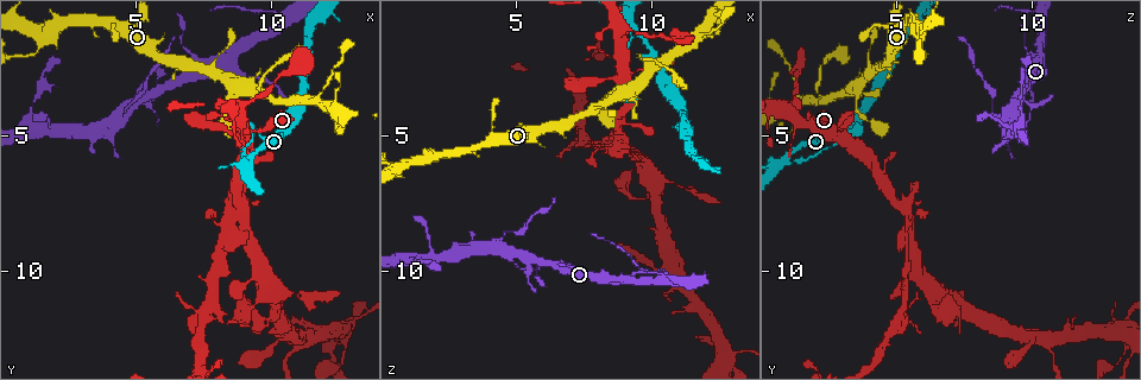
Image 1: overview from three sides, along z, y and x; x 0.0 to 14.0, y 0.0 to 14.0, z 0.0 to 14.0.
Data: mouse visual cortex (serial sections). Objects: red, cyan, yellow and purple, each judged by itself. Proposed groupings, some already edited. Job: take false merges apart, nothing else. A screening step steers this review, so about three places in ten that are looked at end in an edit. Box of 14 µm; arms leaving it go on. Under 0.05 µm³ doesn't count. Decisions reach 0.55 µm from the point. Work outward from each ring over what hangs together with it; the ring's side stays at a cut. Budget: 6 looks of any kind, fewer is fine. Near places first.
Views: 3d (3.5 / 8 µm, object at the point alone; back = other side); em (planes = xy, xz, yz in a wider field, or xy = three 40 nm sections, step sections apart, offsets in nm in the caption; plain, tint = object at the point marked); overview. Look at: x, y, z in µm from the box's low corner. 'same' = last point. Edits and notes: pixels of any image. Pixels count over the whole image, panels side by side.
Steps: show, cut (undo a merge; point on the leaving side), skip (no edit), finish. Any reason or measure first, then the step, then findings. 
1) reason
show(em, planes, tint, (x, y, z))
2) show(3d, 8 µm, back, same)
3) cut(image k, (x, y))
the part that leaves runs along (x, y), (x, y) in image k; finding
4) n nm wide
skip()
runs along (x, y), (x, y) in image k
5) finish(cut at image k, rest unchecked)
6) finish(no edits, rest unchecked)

looks like a crossing
show(3d, 3.5 µm, (8.8, 7.6, 5.3))

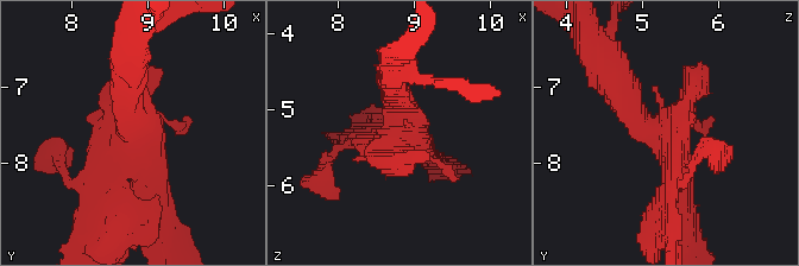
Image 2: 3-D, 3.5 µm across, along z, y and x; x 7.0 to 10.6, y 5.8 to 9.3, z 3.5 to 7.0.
show(em, xy, step 3, tint, (8.85, 7.70, 5.30))

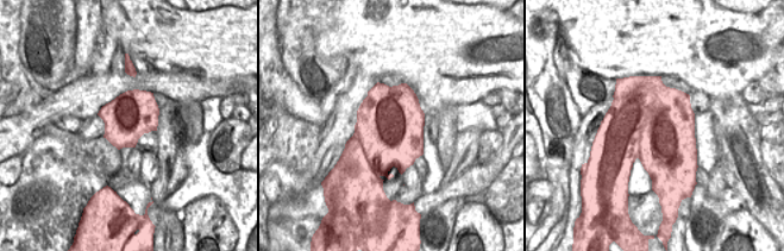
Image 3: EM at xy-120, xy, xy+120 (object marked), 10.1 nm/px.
skip()
runs along (614, 86), (666, 140), (686, 214) in image 2; one cell here

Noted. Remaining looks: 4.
three arms meet
show(3d, 3.5 µm, back, (4.4, 4.3, 8.9))

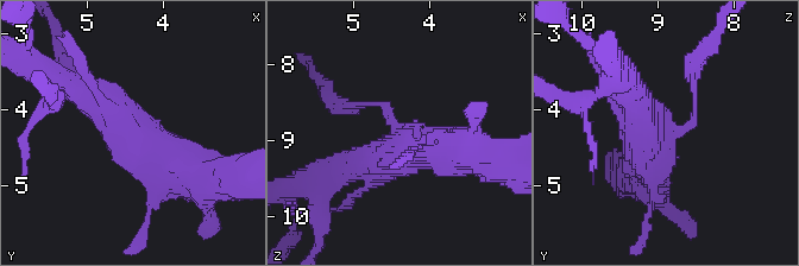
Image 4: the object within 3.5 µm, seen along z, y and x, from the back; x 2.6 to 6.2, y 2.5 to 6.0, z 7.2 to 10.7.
show(em, xy, step 5, tint, (4.40, 4.25, 8.90))

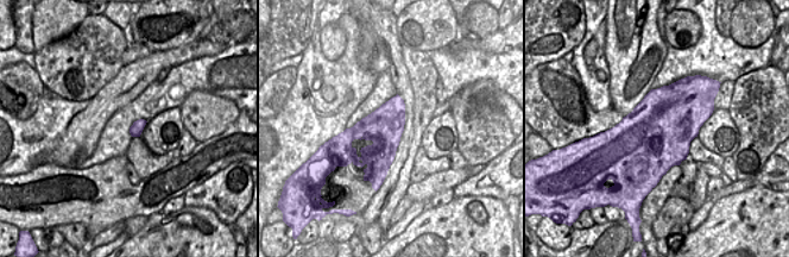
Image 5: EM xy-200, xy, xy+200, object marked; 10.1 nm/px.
400 nm wide
skip()
runs along (71, 84), (202, 176) in image 4; one cell here

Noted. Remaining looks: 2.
finish(no edits, rest unchecked)

